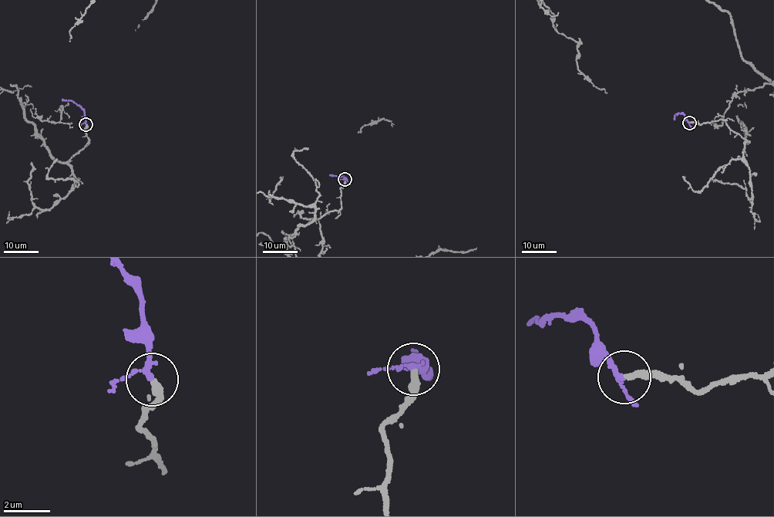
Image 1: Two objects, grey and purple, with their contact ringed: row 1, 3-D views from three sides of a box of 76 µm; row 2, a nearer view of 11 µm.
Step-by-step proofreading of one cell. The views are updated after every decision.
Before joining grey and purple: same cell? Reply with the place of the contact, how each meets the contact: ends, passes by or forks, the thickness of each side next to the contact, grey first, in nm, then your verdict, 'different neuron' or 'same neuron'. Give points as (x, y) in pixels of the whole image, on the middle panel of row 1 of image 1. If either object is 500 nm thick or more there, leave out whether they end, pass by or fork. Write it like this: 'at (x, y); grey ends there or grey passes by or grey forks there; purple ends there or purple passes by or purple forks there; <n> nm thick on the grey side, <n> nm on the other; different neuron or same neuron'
at (344, 179); grey ends there; purple passes by; 280 nm thick on the grey side, 170 nm on the other; same neuron

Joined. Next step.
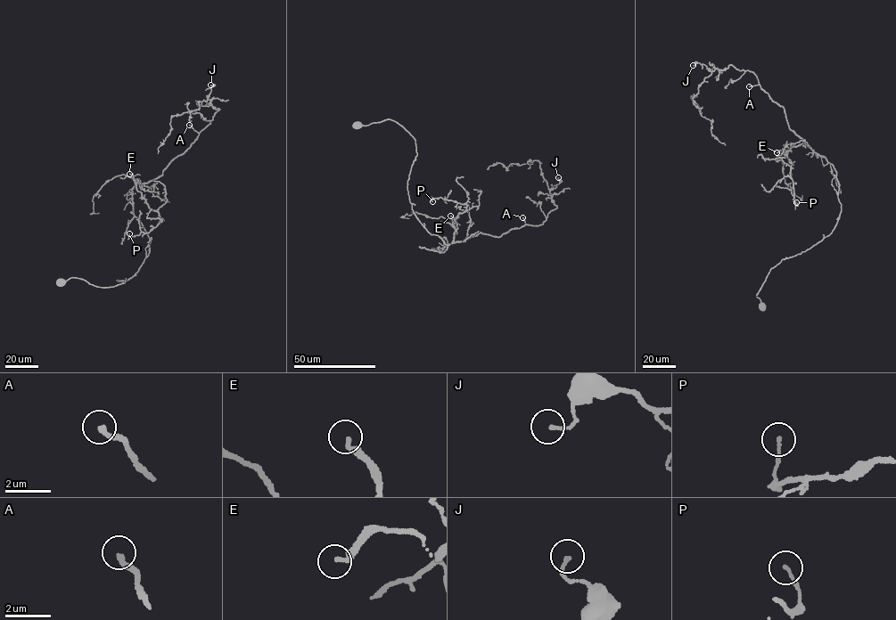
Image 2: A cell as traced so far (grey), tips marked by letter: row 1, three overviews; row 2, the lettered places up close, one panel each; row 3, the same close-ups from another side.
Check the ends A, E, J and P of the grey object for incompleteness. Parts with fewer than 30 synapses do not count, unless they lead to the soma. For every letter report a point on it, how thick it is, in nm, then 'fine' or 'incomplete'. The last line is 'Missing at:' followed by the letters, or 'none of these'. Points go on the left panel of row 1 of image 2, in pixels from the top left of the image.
A: at (189, 125); 240 nm thick; incomplete
E: at (129, 174); 190 nm thick; fine
J: at (210, 85); 150 nm thick; fine
P: at (129, 233); 140 nm thick; fine
Missing at: A

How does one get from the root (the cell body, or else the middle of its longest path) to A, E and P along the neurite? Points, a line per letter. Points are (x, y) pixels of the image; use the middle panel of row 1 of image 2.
A: (356, 125), (390, 119), (415, 139), (409, 200), (447, 245), (439, 252), (529, 224), (522, 217)
E: (356, 125), (390, 119), (415, 139), (409, 200), (428, 232), (447, 245), (439, 252), (453, 241), (450, 216)
P: (356, 125), (390, 119), (415, 139), (409, 200), (444, 252), (452, 219), (466, 206), (432, 201)

